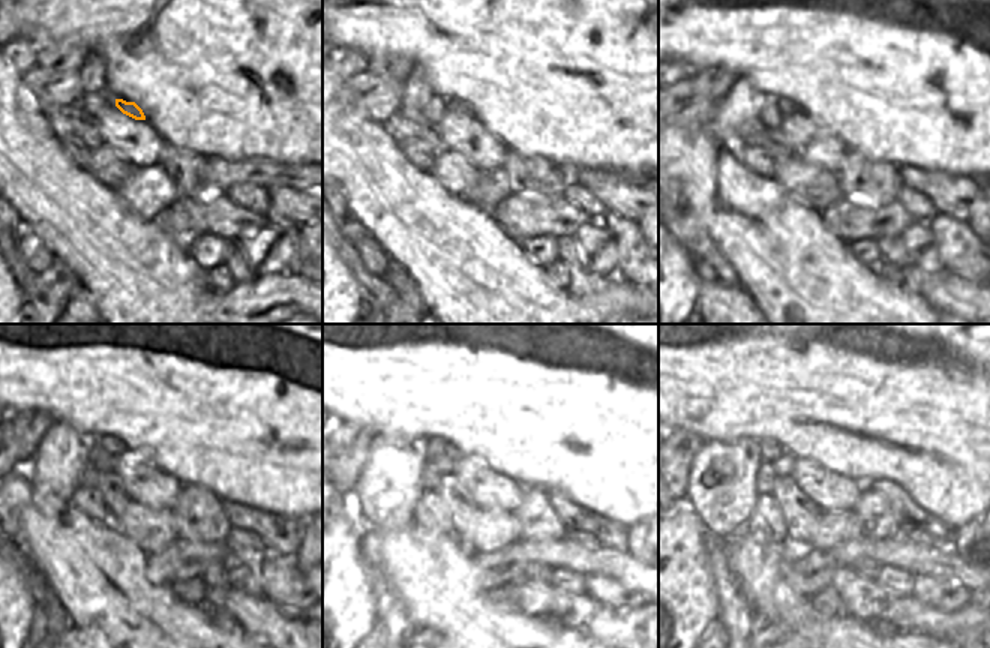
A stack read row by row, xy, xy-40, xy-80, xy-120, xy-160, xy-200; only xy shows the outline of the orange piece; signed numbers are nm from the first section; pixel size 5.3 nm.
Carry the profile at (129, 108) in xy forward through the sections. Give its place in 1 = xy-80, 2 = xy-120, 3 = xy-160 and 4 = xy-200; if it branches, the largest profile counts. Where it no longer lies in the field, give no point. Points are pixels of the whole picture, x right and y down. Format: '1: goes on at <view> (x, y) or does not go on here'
1: goes on at xy-80 (786, 107)
2: goes on at xy-120 (114, 446)
3: goes on at xy-160 (435, 447)
4: goes on at xy-200 (770, 450)

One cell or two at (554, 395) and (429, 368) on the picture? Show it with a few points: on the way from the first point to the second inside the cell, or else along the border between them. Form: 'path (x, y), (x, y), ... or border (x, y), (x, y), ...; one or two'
path (522, 368), (461, 368); one

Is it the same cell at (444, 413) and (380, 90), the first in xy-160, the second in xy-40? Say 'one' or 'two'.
two

